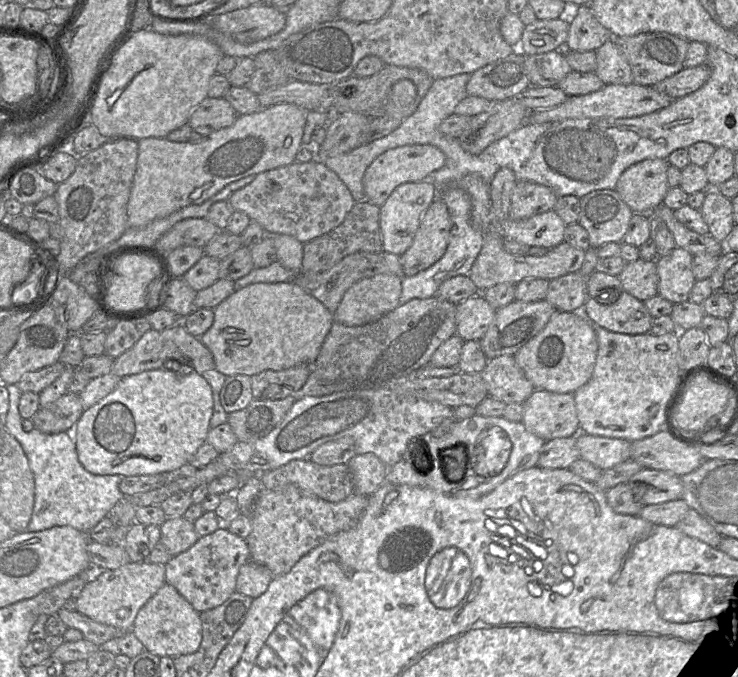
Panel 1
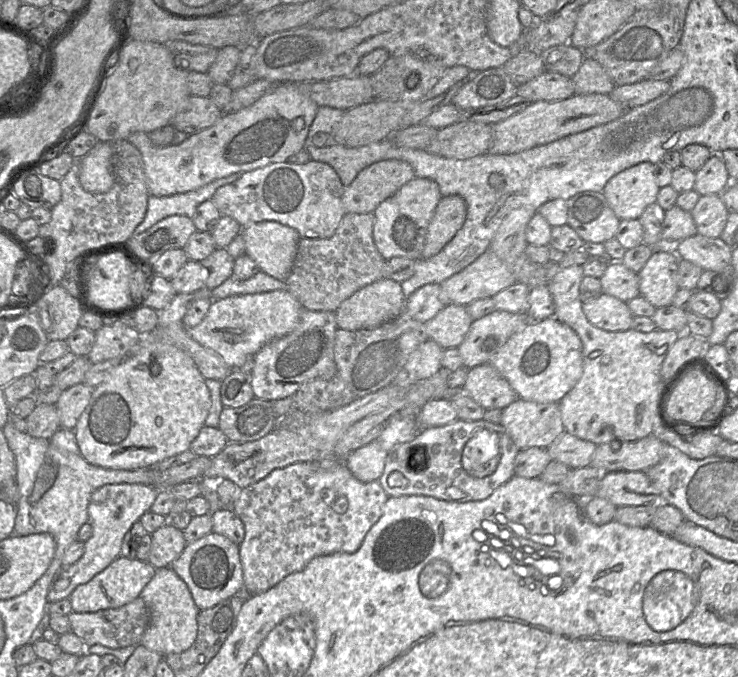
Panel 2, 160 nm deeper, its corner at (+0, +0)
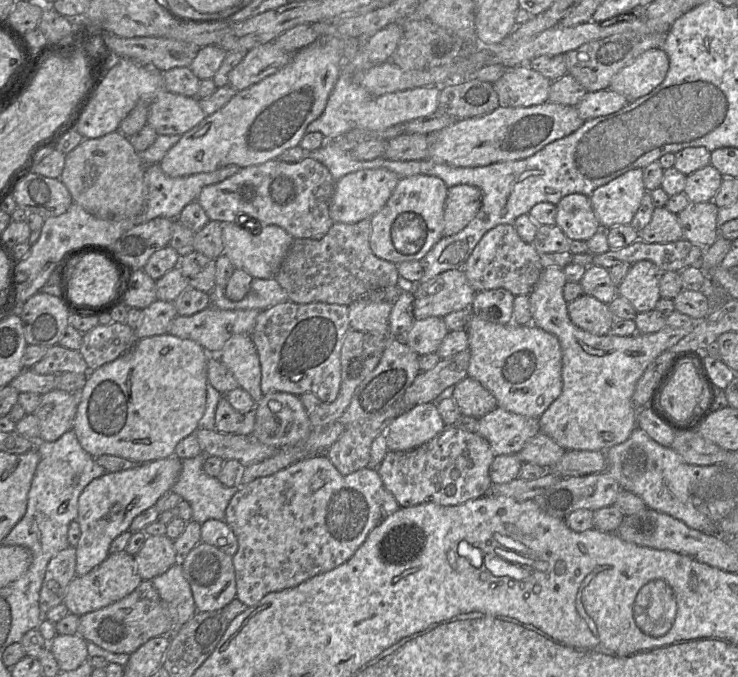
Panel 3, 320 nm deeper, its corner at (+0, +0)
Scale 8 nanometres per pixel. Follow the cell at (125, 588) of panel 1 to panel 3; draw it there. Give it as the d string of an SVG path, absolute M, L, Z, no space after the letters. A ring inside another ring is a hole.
M125 551L109 554L108 557L83 576L75 576L68 585L63 603L69 613L82 616L114 602L117 602L133 592L142 582L138 574L134 556Z

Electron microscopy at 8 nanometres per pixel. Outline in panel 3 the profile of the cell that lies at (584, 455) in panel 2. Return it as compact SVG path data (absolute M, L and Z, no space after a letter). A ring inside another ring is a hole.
M539 432L525 444L520 452L509 455L517 455L522 462L529 462L542 467L551 467L560 460L565 452L566 450L559 446L552 438Z

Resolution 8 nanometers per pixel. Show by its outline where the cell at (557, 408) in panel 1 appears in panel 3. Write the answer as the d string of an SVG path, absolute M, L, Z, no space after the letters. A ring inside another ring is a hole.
M497 407L478 419L476 433L488 441L495 456L517 454L540 432L538 419Z

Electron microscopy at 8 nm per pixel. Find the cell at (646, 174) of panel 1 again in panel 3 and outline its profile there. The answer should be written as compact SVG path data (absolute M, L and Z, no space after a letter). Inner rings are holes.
M641 168L632 169L595 189L589 198L601 229L629 225L646 192Z

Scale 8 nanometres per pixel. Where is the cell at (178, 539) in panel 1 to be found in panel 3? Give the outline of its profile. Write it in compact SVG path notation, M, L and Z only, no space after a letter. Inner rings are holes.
M166 535L146 536L141 549L134 555L142 580L151 580L179 562L174 541Z

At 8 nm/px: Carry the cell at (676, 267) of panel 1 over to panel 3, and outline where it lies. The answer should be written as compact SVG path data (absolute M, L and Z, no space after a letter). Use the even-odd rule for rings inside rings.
M648 260L632 264L618 285L618 296L627 299L638 313L654 310L661 299L660 280L663 273Z

